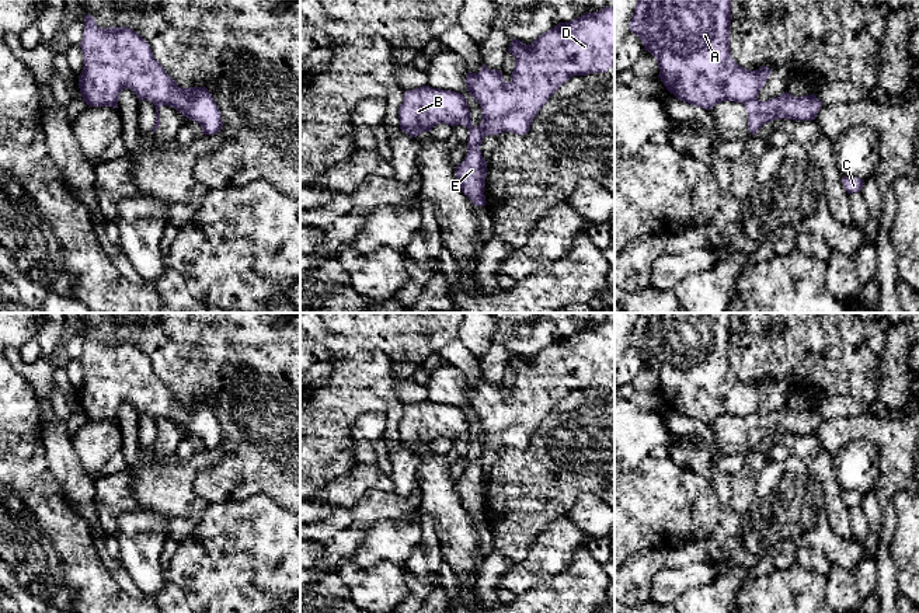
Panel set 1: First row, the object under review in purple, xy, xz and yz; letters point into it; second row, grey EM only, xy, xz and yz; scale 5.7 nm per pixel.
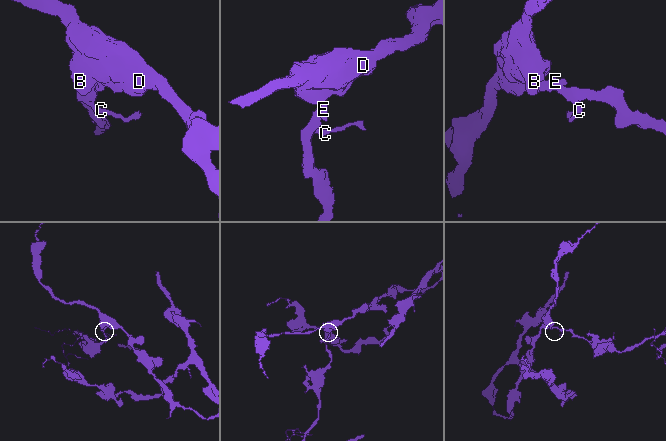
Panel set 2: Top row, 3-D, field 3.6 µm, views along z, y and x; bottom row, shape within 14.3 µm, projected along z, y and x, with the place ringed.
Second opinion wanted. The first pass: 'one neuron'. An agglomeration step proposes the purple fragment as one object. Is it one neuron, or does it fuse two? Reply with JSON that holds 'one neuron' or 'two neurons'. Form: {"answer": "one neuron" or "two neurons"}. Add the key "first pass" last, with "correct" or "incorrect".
{"answer": "two neurons", "first pass": "incorrect"}

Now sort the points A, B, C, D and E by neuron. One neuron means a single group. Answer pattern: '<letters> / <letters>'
A B D / C E

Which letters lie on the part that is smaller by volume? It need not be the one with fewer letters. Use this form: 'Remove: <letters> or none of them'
Remove: C, E

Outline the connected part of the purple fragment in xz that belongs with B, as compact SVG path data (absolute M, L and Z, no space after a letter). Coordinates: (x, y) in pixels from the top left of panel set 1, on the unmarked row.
M615 320L585 327L570 337L558 337L529 361L523 355L512 353L508 366L515 370L509 397L501 384L491 384L485 379L478 387L467 387L467 405L481 421L478 440L473 439L463 408L422 400L404 405L404 415L398 422L400 443L412 452L431 446L438 438L463 439L469 445L477 442L484 450L504 446L526 449L547 414L572 390L605 387L615 379Z

